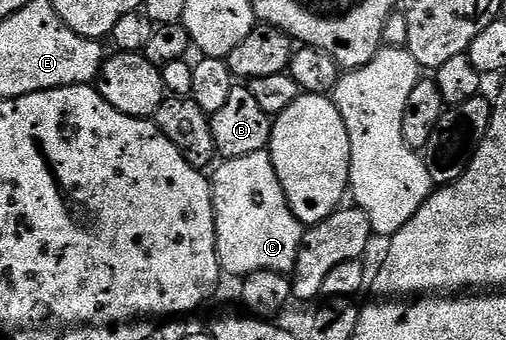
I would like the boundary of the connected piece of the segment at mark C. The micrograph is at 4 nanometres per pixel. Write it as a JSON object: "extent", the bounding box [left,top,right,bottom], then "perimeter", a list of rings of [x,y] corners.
{"extent":[211,152,303,279],"perimeter":[[[268,152],[230,157],[220,164],[212,170],[211,184],[217,258],[222,270],[238,279],[259,271],[292,274],[297,252],[301,249],[303,226],[299,219],[295,219],[283,195],[279,175],[275,175],[275,167]]]}

